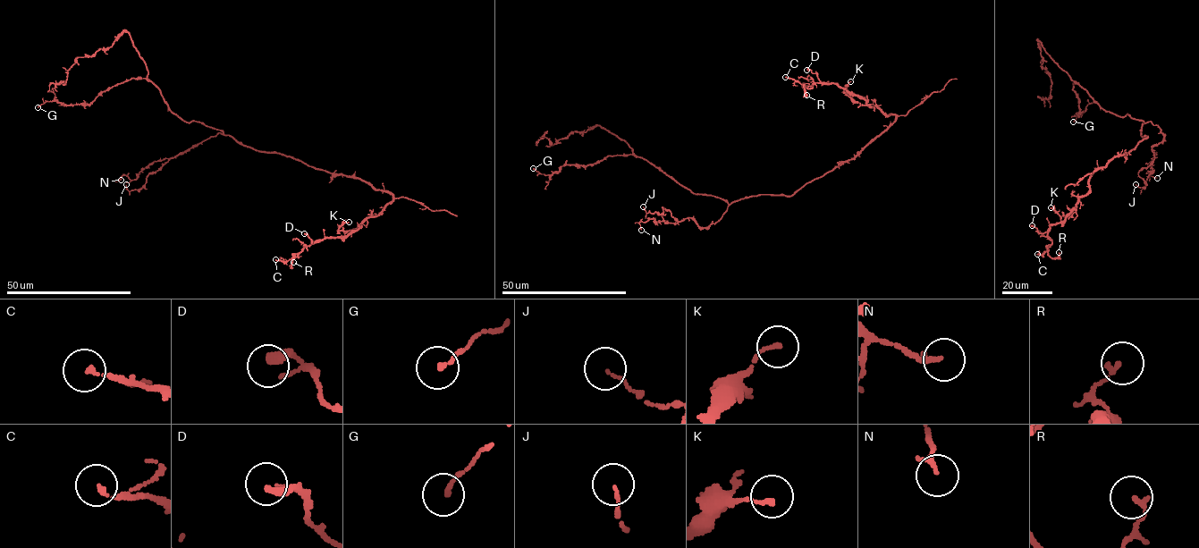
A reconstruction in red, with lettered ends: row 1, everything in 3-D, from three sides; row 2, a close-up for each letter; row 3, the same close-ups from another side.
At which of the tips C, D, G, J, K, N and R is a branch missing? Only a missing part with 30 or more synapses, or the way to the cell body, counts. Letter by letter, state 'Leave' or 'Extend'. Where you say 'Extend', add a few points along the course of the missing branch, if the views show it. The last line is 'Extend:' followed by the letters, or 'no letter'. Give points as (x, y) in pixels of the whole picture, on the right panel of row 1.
C: Leave
D: Leave
G: Leave
J: Leave
K: Leave
N: Leave
R: Leave
Extend: no letter

